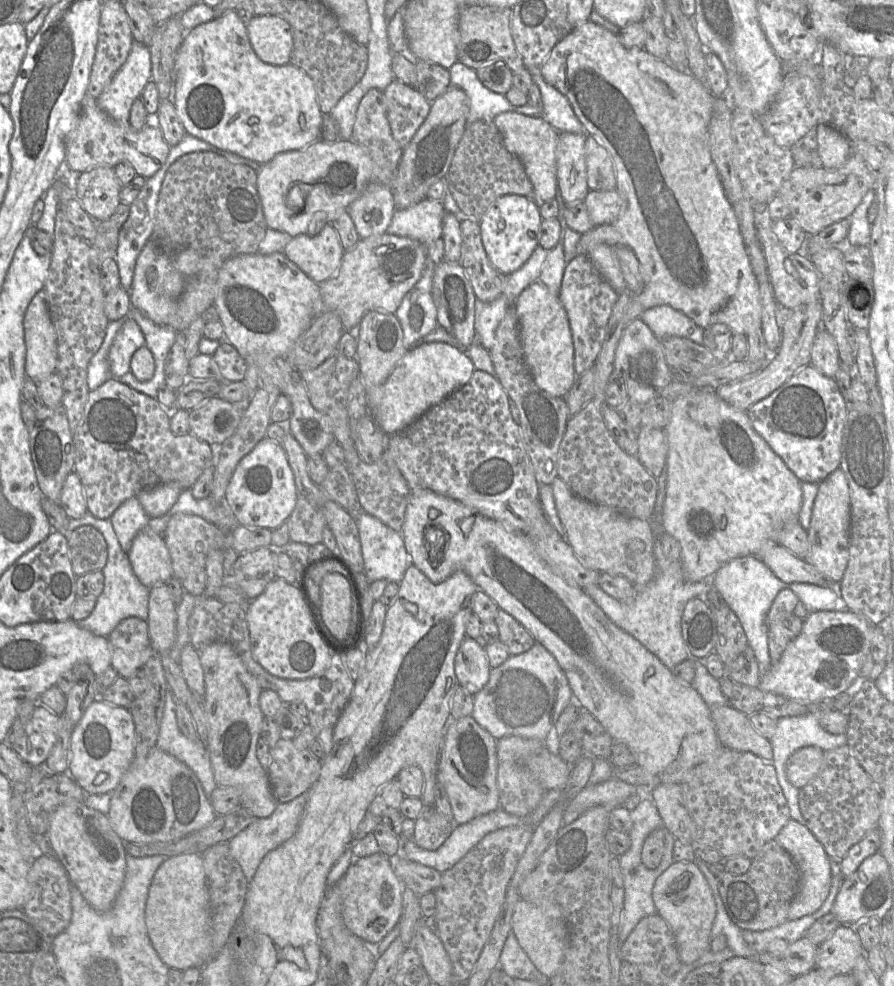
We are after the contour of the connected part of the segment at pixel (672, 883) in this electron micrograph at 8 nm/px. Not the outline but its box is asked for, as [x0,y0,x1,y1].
[652,862,716,964]

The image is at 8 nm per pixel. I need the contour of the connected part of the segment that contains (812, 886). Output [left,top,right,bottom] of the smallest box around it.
[774,819,831,920]

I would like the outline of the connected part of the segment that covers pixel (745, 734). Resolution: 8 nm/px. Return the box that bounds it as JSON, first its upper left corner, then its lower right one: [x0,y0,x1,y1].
[710,704,773,761]

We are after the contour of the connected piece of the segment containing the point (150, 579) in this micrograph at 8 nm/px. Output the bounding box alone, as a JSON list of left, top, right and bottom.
[127,528,173,589]

